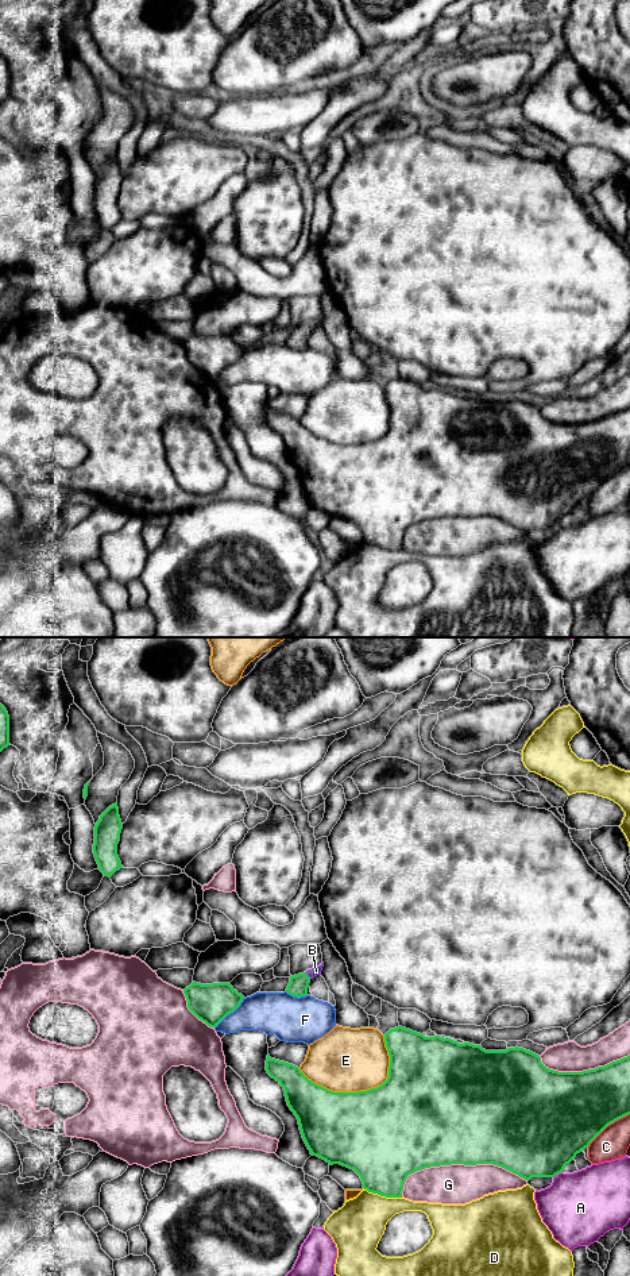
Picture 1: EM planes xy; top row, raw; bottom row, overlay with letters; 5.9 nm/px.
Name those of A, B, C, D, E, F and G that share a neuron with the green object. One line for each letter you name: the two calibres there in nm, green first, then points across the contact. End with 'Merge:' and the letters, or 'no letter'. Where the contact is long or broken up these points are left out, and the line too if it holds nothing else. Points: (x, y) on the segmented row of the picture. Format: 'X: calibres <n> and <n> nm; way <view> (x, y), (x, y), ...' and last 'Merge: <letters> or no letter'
B: calibres 120 and 50 nm; way xy (298, 985), (306, 975), (316, 971)
Merge: B

